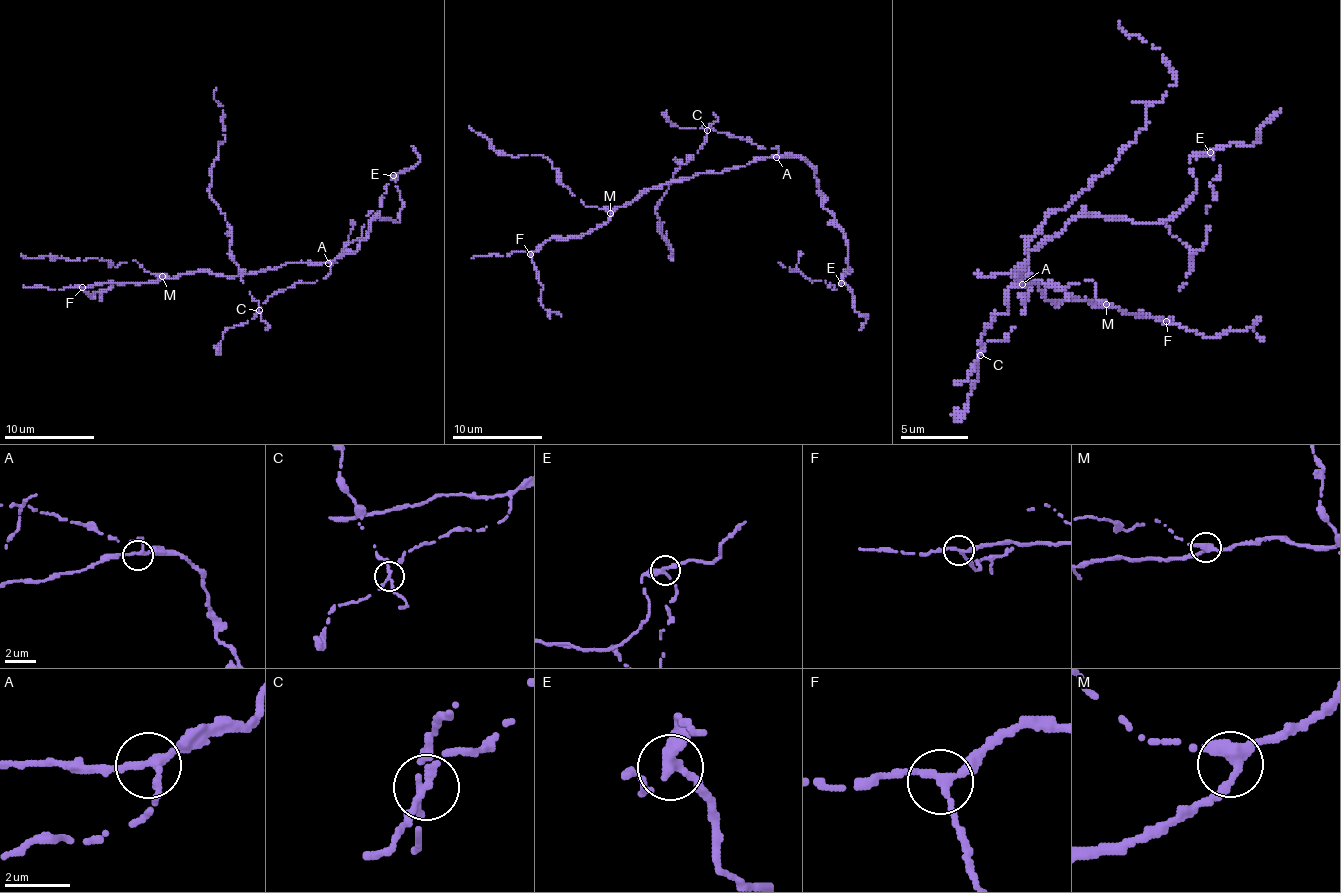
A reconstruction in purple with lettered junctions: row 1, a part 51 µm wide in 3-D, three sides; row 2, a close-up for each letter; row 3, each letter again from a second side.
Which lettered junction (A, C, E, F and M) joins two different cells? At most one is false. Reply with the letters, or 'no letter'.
C

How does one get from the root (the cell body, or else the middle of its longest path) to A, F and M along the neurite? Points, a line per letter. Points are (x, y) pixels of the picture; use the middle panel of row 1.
A: (765, 148), (778, 148), (776, 157)
F: (765, 148), (778, 148), (778, 153), (720, 173), (698, 173), (644, 189), (595, 229), (550, 238), (530, 254)
M: (765, 148), (778, 148), (778, 153), (720, 173), (698, 173), (644, 189), (610, 213)

